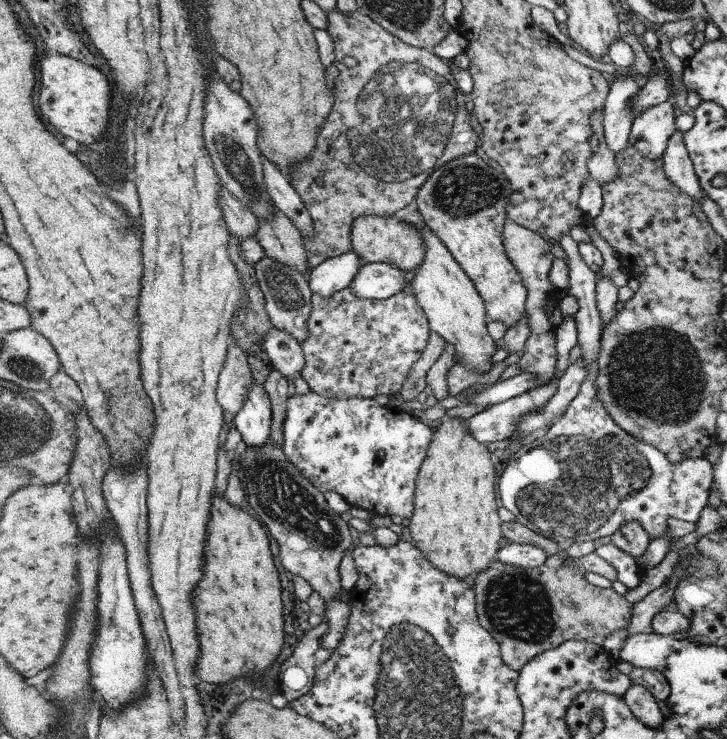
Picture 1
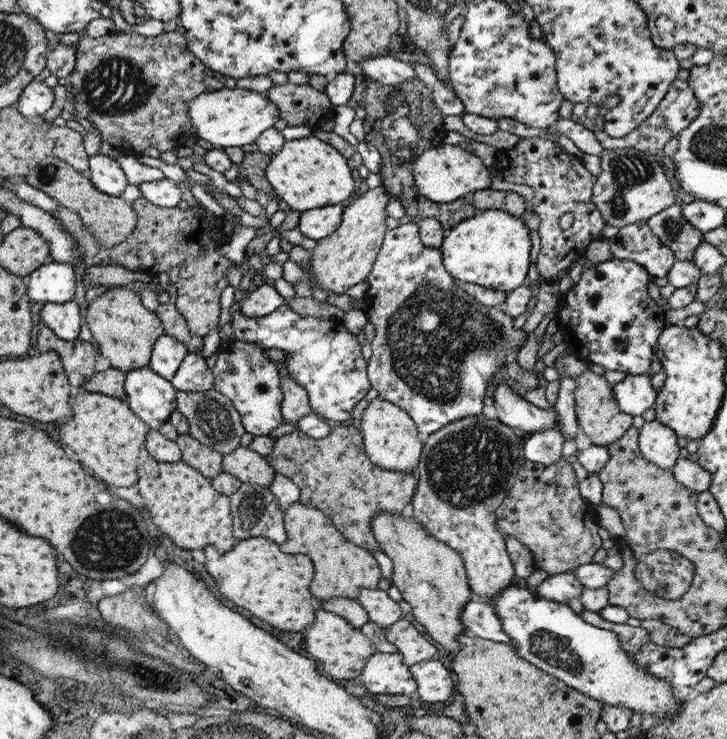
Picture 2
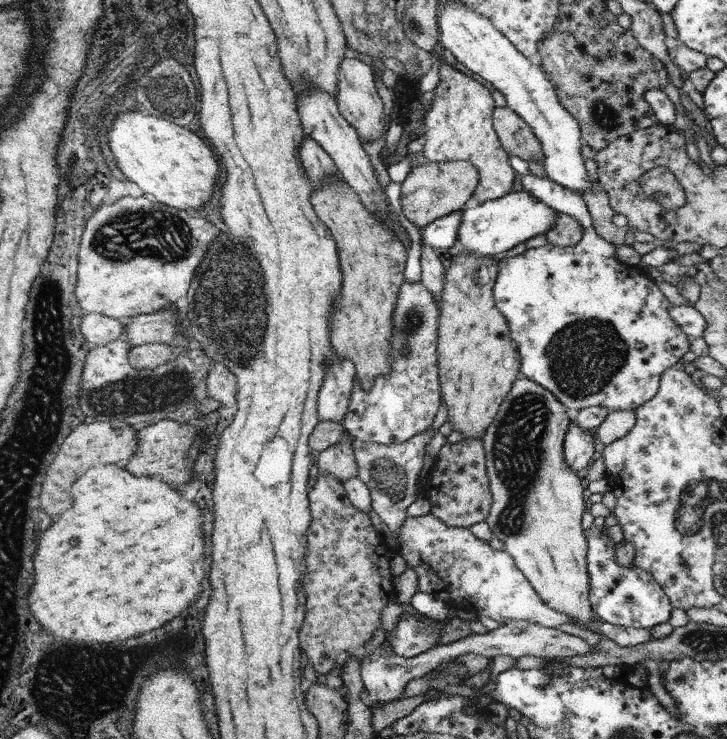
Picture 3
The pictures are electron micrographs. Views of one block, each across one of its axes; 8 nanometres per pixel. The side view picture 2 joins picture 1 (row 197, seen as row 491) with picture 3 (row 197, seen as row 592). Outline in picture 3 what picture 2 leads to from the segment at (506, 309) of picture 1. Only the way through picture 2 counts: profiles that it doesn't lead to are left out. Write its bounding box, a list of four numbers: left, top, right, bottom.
[421,57,517,203]

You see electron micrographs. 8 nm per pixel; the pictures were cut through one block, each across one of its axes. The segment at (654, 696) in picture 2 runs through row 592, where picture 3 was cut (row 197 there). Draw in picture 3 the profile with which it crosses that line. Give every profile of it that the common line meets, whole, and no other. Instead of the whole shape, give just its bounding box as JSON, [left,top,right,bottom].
[455,187,557,257]

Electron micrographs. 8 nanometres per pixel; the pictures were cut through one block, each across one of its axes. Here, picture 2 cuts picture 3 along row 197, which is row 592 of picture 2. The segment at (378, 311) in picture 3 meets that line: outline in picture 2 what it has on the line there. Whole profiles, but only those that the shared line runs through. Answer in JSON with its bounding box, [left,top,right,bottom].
[278,502,381,600]

